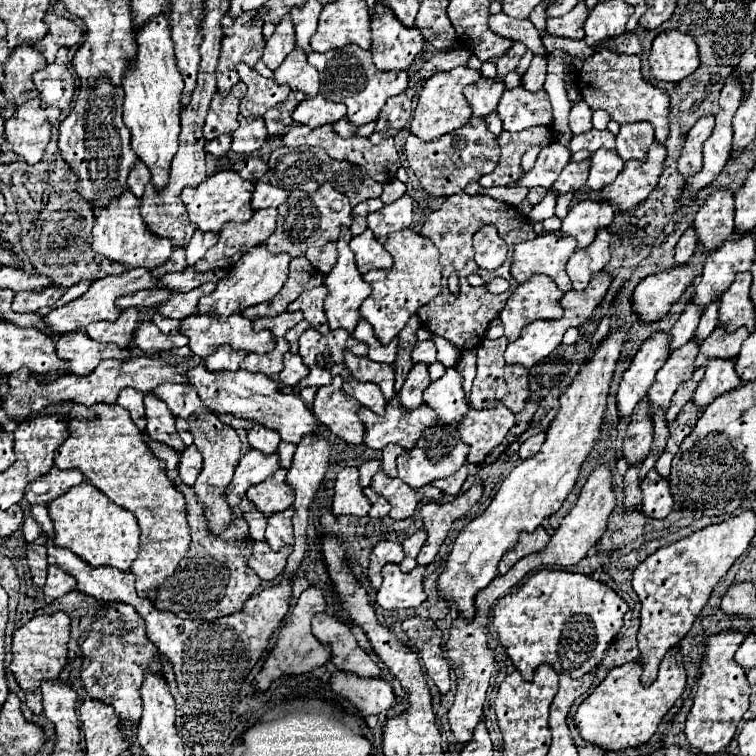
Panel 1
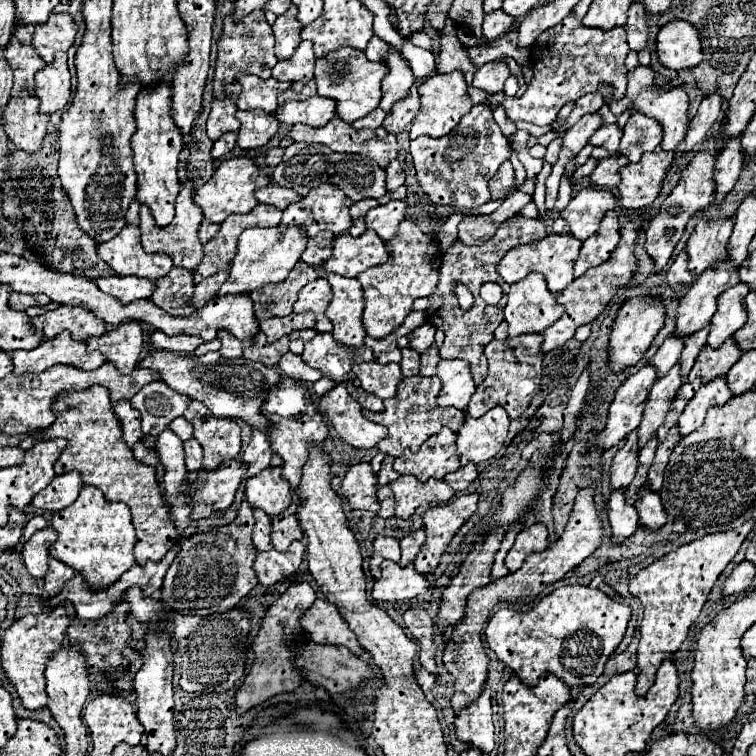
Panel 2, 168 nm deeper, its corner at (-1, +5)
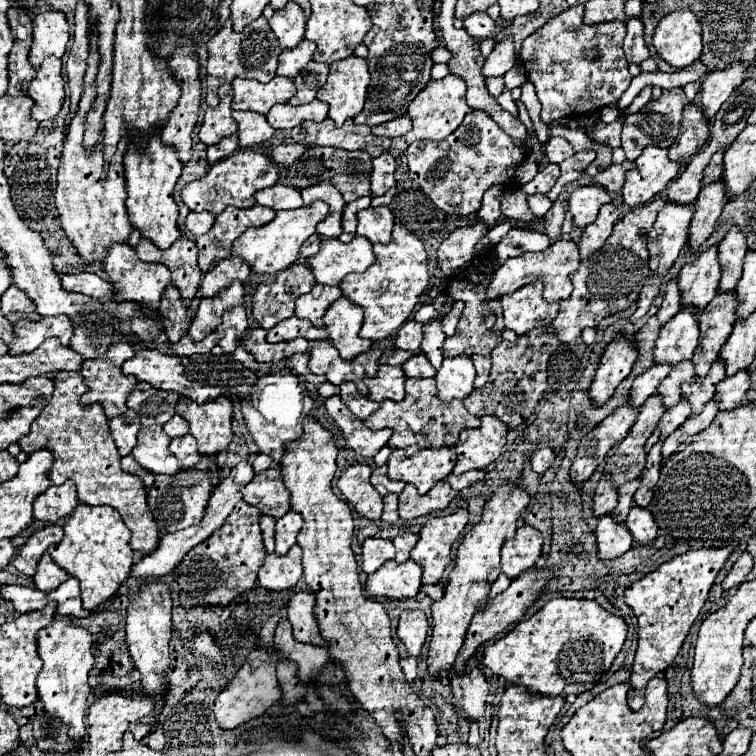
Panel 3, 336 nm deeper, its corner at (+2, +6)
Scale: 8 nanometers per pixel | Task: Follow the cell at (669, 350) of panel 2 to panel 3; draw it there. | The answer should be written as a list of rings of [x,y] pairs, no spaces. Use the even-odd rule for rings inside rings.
[[[654,365],[646,373],[634,379],[634,385],[630,389],[630,405],[634,409],[640,409],[648,397],[652,397],[660,385],[660,381],[670,373],[670,365]]]

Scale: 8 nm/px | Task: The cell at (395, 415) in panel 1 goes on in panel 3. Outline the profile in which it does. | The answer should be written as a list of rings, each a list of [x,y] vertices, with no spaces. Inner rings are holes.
[[[406,379],[406,397],[404,401],[382,401],[380,409],[372,413],[366,421],[370,429],[392,429],[394,435],[388,441],[392,449],[404,449],[408,455],[420,449],[440,449],[454,447],[462,429],[480,427],[480,417],[470,415],[462,401],[444,403],[438,399],[438,389],[434,379]]]

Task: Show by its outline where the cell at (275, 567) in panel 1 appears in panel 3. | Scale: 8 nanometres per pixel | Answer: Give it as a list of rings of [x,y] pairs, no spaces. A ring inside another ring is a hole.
[[[296,545],[294,551],[298,549],[298,553],[294,555],[266,555],[264,557],[264,565],[258,573],[258,581],[264,589],[268,591],[286,591],[292,589],[300,577],[302,577],[302,565],[300,565],[300,547]]]

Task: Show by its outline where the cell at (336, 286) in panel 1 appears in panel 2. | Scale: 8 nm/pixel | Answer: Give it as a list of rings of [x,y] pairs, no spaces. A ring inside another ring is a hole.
[[[327,274],[327,280],[333,290],[333,300],[329,302],[325,316],[333,322],[335,340],[345,346],[363,346],[363,288],[359,286],[359,280],[339,274]]]

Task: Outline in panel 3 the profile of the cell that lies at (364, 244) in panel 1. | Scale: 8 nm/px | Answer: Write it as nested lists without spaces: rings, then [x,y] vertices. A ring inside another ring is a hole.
[[[354,237],[350,243],[338,239],[322,239],[320,251],[308,259],[308,265],[322,285],[340,285],[348,273],[362,273],[374,261],[372,243]]]

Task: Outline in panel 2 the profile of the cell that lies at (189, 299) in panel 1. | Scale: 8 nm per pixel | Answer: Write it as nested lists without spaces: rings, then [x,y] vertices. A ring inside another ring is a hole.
[[[221,270],[221,272],[217,272],[215,276],[211,276],[211,278],[207,278],[207,280],[201,280],[199,284],[195,284],[195,294],[193,294],[193,298],[191,298],[191,306],[193,308],[203,308],[215,294],[217,294],[217,290],[221,288],[221,284],[225,282],[229,278],[229,272],[227,270]]]

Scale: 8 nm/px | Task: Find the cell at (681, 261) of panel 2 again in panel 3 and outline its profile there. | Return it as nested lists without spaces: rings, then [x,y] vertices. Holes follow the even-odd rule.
[[[670,281],[666,287],[666,295],[664,295],[664,303],[658,309],[656,317],[660,321],[660,325],[666,325],[676,313],[680,311],[680,289],[676,281]]]

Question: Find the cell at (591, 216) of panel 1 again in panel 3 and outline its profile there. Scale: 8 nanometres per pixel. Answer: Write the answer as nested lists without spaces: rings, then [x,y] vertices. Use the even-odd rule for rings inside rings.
[[[588,185],[588,187],[580,187],[576,189],[572,195],[570,195],[570,201],[568,201],[568,207],[570,207],[570,213],[572,213],[572,219],[574,219],[574,225],[578,225],[580,229],[584,229],[586,225],[590,225],[596,215],[598,215],[598,209],[604,205],[604,203],[610,203],[610,195],[604,187],[598,187],[598,185]]]

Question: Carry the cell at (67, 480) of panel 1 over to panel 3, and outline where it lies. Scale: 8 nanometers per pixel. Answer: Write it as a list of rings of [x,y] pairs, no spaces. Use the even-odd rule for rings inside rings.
[[[66,481],[64,485],[48,487],[36,501],[34,501],[34,517],[40,521],[56,523],[68,517],[78,505],[76,485],[74,481]]]

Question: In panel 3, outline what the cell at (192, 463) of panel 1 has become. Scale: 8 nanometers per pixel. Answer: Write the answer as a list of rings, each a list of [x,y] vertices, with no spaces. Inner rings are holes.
[[[184,435],[184,437],[178,437],[178,439],[172,439],[170,443],[170,451],[178,457],[178,461],[190,469],[198,463],[200,459],[200,453],[196,449],[196,439],[192,435]]]

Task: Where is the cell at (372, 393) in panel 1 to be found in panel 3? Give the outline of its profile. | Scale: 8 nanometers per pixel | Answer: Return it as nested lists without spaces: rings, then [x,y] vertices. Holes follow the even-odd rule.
[[[344,383],[344,385],[340,385],[340,389],[342,389],[342,393],[340,393],[342,401],[346,403],[346,407],[348,407],[360,421],[364,421],[368,415],[372,415],[374,411],[380,409],[380,403],[370,401],[368,397],[360,395],[360,393],[356,391],[354,383]]]

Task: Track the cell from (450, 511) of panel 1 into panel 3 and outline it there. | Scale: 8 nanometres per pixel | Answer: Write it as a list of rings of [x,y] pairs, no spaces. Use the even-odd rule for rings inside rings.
[[[460,509],[446,517],[432,517],[420,531],[416,547],[410,551],[410,559],[422,565],[422,583],[438,583],[444,569],[450,565],[450,549],[468,523],[466,509]]]

